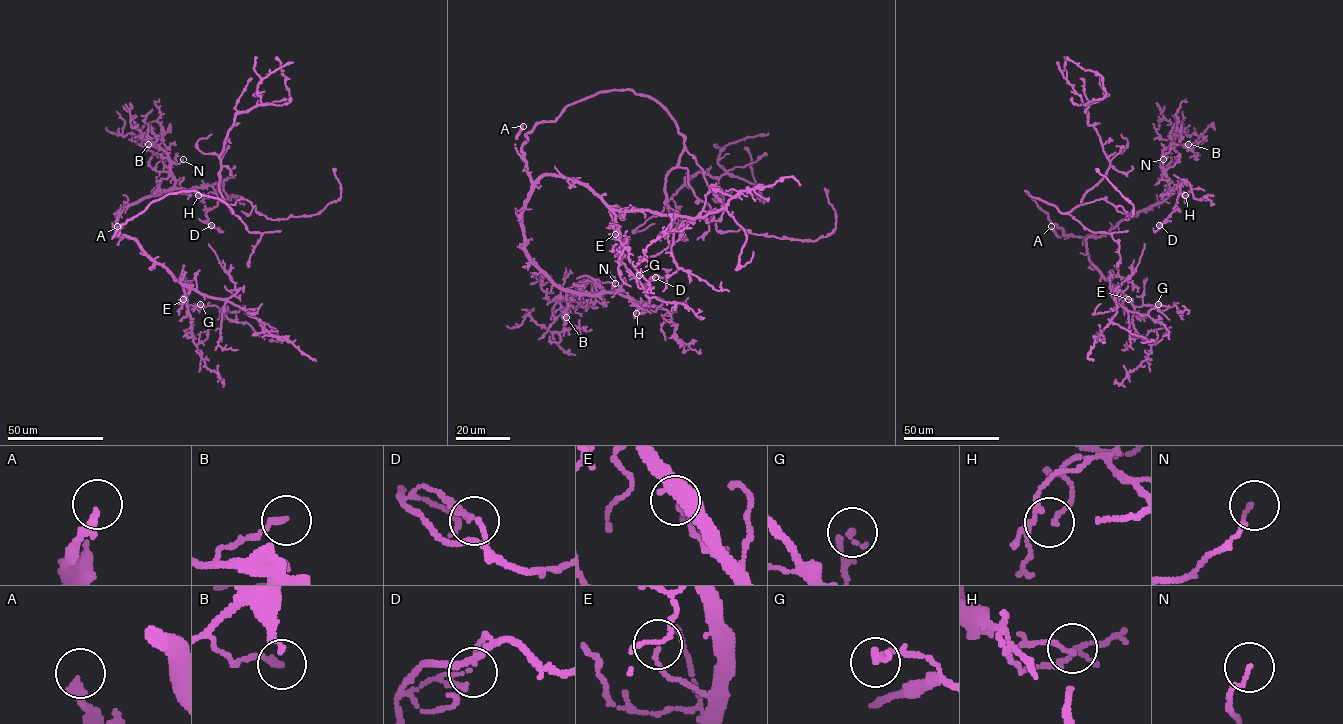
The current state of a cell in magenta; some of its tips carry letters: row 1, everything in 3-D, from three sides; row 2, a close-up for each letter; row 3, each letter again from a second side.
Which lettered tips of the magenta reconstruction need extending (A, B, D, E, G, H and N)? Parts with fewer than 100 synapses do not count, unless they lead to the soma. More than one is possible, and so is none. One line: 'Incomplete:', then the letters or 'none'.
Incomplete: A

